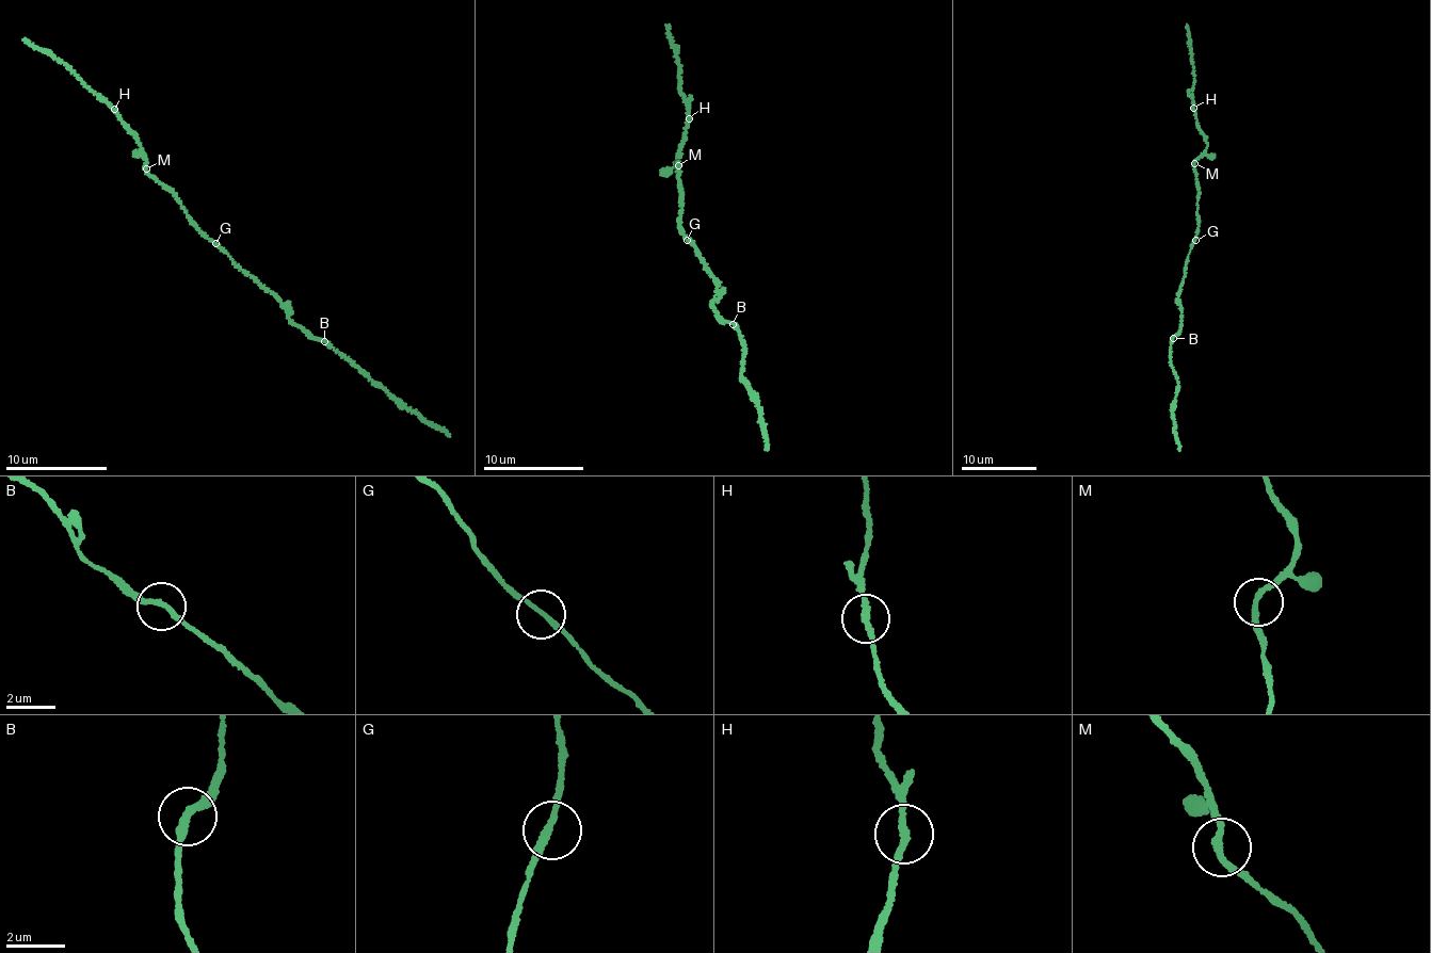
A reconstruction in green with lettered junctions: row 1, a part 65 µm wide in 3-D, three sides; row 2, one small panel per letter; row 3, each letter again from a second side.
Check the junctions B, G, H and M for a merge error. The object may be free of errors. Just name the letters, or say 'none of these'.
none of these

